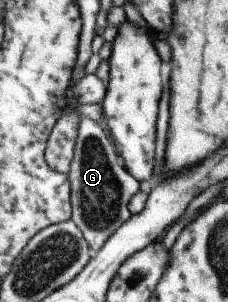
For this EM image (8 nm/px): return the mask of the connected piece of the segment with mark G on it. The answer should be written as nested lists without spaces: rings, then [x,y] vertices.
[[[81,116],[77,125],[76,140],[73,148],[67,179],[70,185],[69,205],[71,206],[70,220],[80,229],[83,239],[91,253],[95,253],[105,240],[123,225],[132,213],[127,209],[127,203],[132,195],[139,190],[139,183],[133,179],[124,167],[117,163],[117,156],[112,144],[108,141],[98,122],[86,116]]]

